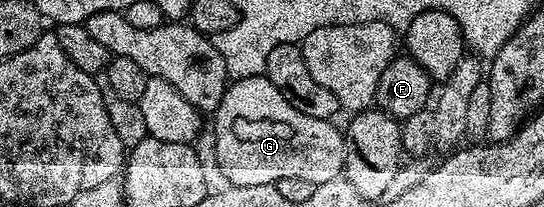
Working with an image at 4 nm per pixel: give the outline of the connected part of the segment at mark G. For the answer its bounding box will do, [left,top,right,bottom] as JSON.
[214,75,346,186]

